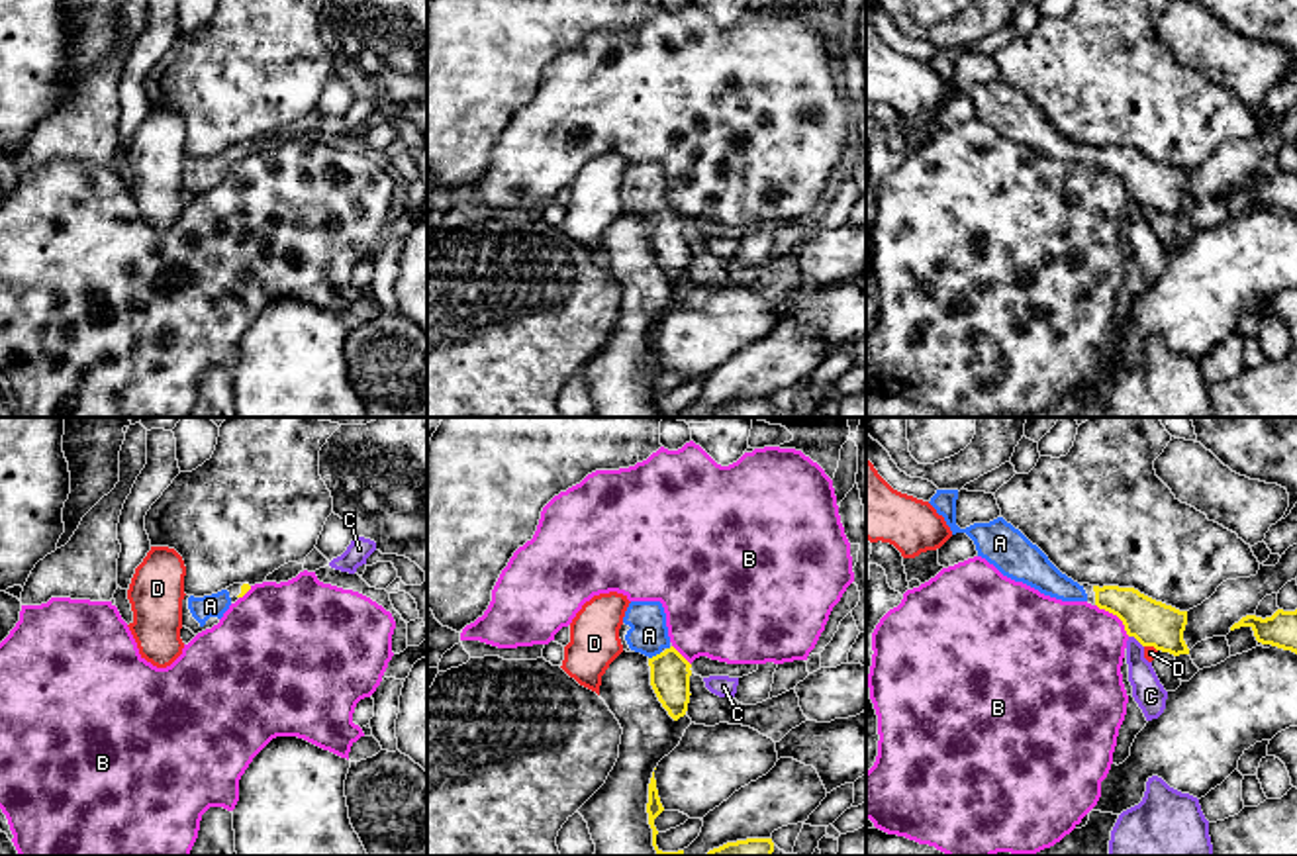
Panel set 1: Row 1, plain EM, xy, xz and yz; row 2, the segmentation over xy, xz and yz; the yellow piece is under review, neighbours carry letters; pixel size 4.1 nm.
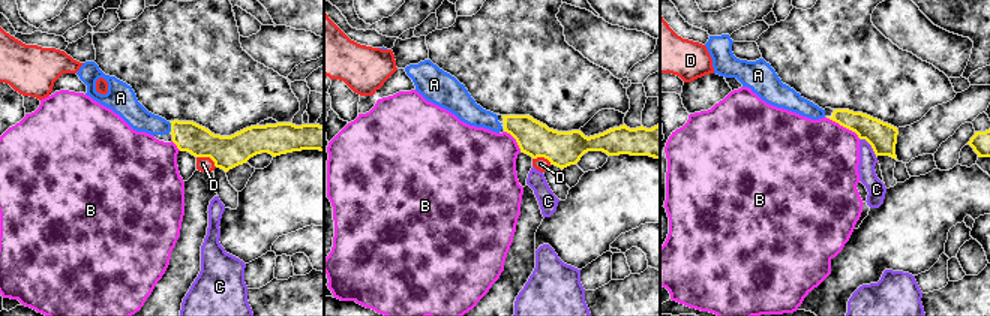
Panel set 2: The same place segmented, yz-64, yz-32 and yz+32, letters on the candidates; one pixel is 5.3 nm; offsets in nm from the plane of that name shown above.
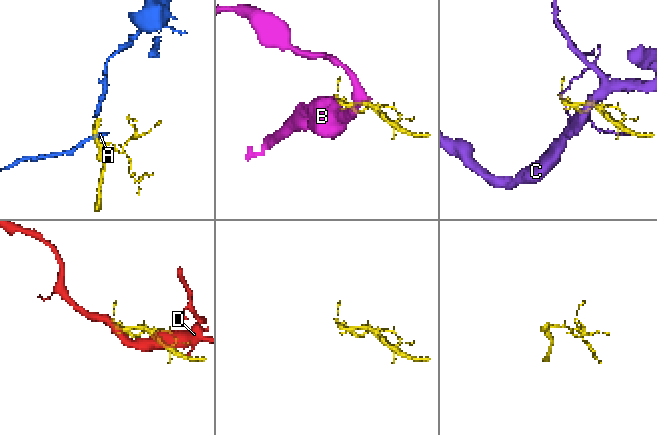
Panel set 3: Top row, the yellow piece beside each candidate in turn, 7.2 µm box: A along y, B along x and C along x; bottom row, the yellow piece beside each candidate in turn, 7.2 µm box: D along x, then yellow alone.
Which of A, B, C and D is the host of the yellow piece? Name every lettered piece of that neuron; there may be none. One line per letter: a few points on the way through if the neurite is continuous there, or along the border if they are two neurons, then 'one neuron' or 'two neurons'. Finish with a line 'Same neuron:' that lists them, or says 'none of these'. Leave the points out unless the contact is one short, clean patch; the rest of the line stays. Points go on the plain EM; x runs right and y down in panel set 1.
A: across xz (671, 234), (657, 216), (649, 196) | one neuron
B: along yz (1096, 165), (1111, 173), (1129, 196) | two neurons
C: along yz (1129, 196), (1143, 208) | two neurons
D: two neurons
Same neuron: A

